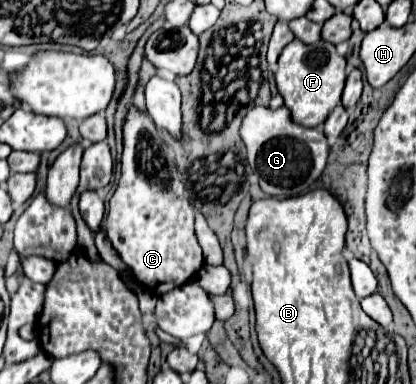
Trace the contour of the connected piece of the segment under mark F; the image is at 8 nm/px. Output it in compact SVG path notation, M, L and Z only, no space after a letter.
M297 38L283 48L279 56L279 70L275 74L285 106L291 110L293 120L303 126L321 126L327 120L329 112L341 102L345 78L345 58L337 54L331 42L319 40L317 44L303 44Z

